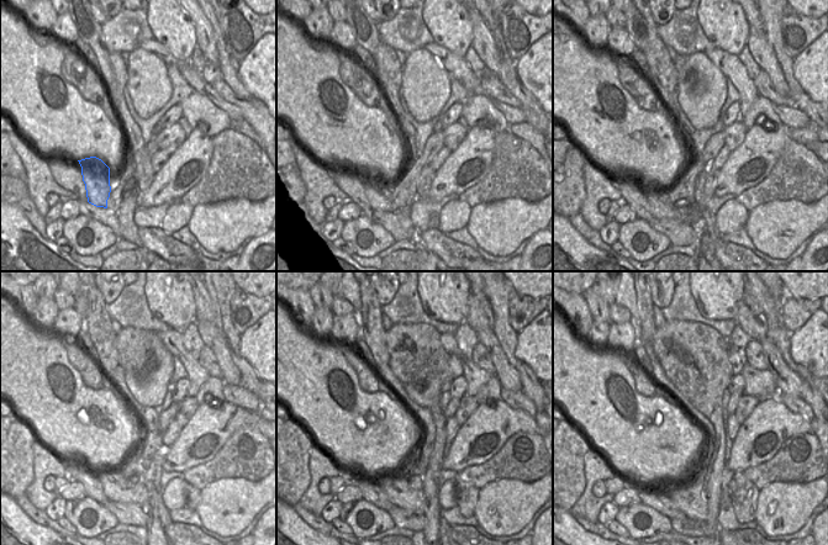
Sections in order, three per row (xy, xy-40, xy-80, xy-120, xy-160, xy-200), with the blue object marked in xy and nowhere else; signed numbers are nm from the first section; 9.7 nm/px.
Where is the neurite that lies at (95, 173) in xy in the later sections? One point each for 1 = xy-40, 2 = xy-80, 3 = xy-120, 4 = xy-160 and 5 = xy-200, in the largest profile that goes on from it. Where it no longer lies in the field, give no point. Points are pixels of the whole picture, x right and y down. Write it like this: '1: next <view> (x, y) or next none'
1: next xy-40 (380, 199)
2: next xy-80 (660, 205)
3: next xy-120 (116, 487)
4: next xy-160 (401, 492)
5: next xy-200 (691, 501)

